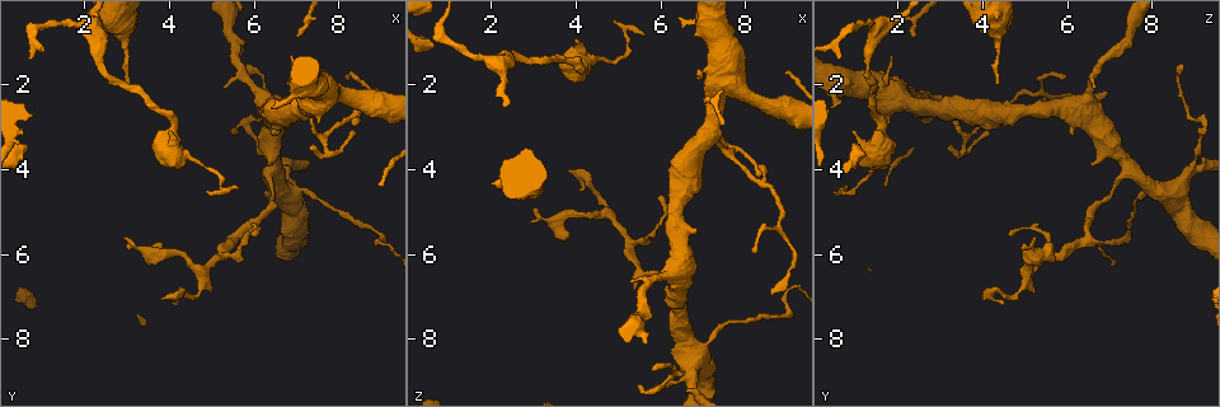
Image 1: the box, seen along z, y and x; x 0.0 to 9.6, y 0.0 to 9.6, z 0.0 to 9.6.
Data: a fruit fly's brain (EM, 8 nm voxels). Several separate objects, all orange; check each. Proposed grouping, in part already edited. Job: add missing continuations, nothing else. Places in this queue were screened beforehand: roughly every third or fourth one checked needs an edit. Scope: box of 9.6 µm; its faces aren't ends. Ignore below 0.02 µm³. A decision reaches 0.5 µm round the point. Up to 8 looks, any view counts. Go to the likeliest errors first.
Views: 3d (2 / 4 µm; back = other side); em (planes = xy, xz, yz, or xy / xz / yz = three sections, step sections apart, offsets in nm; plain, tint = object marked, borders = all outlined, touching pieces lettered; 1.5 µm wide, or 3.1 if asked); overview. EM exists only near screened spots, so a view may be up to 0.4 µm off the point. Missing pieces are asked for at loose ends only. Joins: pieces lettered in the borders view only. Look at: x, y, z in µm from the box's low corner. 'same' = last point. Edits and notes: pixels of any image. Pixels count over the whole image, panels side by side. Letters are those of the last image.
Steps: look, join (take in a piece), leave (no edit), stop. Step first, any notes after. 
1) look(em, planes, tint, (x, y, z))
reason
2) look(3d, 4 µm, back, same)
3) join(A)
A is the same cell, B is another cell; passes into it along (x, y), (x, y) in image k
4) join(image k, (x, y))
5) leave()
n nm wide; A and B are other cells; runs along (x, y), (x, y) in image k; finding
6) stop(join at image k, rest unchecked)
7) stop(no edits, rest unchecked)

look(em, planes, borders, (3.80, 6.20, 5.70))
branch stops here

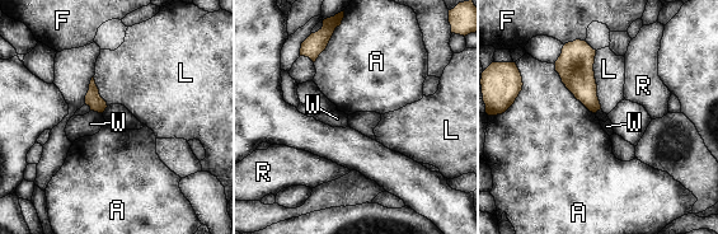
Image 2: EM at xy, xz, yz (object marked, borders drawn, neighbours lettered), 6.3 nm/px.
leave()
A, F, L, R and W are other cells; border along (553, 64), (564, 87), (594, 113) in image 2; no lettered piece goes on from it

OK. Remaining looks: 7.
look(3d, 2 µm, (8.55, 2.15, 6.95))
branch stops here

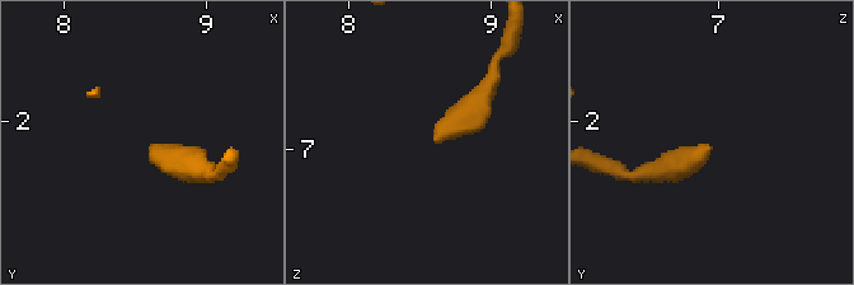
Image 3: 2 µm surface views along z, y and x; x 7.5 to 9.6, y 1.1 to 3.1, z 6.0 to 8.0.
look(em, planes, borders, (8.60, 2.18, 6.94))
shape alone is not enough

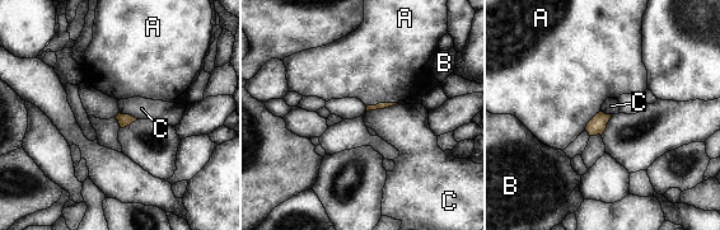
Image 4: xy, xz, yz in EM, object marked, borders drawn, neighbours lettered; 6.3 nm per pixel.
leave()
A, B and C are other cells; border along (397, 103), (365, 112) in image 4; none of them fits

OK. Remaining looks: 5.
look(em, planes, plain, (5.50, 3.10, 9.05))
thin end

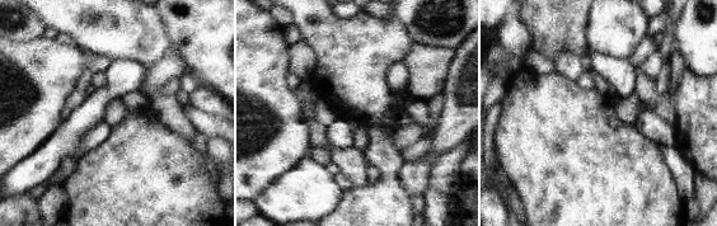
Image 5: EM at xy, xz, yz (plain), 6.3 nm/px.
look(em, planes, borders, same)

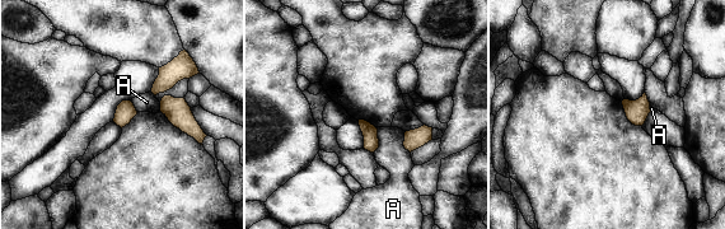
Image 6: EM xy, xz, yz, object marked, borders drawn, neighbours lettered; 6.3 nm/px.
leave()
A is another cell; border along (377, 127), (378, 146), (373, 152) in image 6; no lettered piece goes on from it

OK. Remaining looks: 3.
stop(no edits, rest unchecked)

